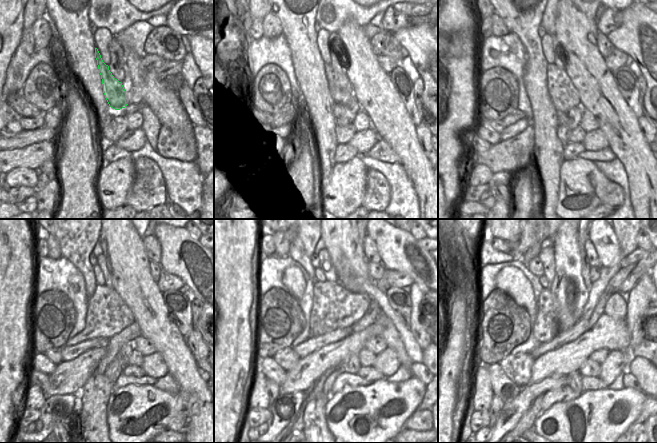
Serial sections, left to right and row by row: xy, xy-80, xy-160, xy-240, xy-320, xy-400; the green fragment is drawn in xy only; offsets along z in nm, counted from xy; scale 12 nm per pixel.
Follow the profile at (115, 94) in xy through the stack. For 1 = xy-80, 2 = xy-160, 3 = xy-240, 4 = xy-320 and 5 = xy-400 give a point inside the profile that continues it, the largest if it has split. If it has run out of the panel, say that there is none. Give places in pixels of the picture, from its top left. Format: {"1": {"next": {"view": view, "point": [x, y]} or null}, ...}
{"1": {"next": {"view": "xy-80", "point": [345, 106]}}, "2": {"next": {"view": "xy-160", "point": [570, 119]}}, "3": {"next": {"view": "xy-240", "point": [122, 358]}}, "4": {"next": {"view": "xy-320", "point": [352, 366]}}, "5": {"next": {"view": "xy-400", "point": [589, 367]}}}

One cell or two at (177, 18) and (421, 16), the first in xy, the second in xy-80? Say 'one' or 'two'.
one

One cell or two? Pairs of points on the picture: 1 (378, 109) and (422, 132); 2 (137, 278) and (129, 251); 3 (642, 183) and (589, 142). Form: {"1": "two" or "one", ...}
{"1": "two", "2": "one", "3": "two"}

